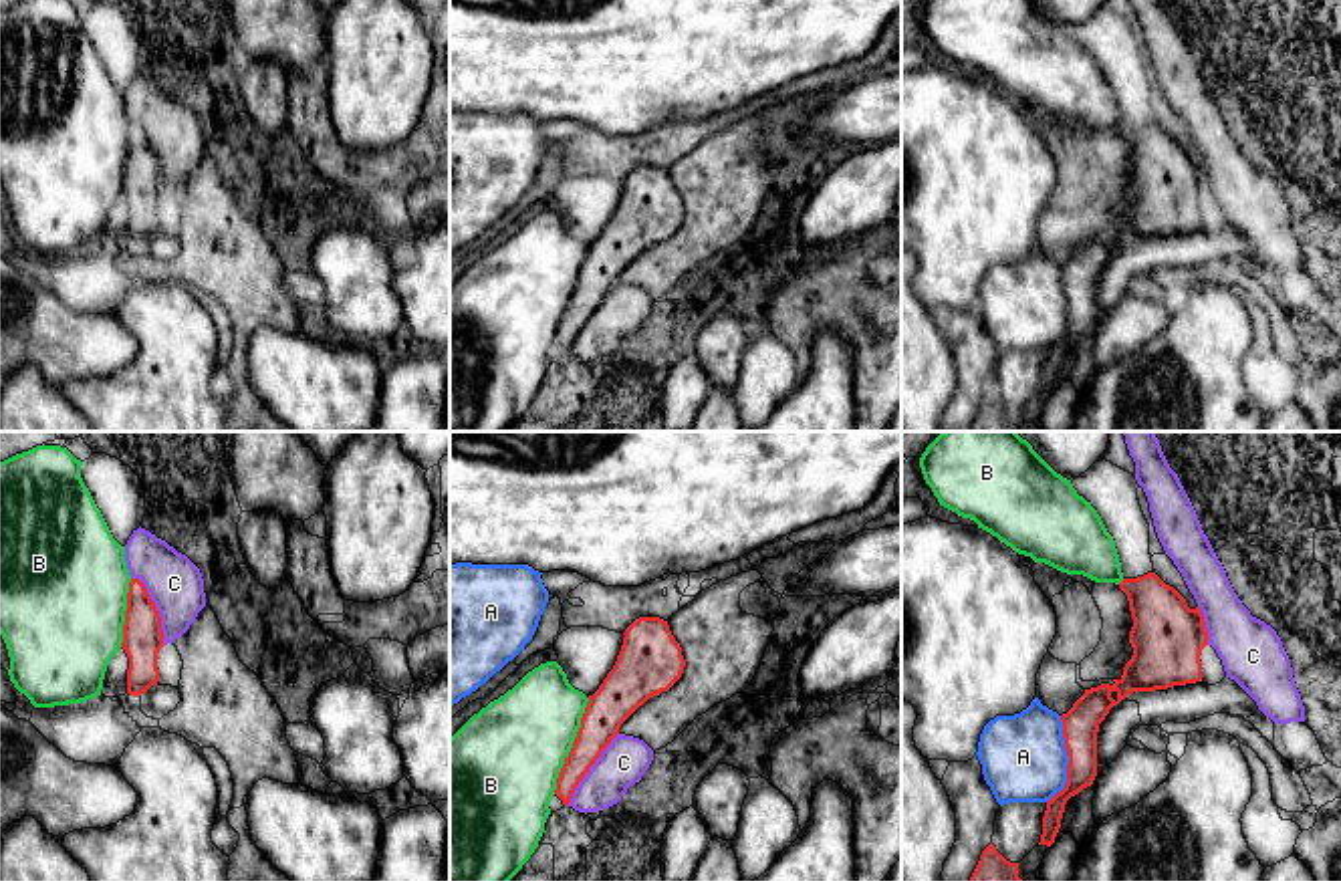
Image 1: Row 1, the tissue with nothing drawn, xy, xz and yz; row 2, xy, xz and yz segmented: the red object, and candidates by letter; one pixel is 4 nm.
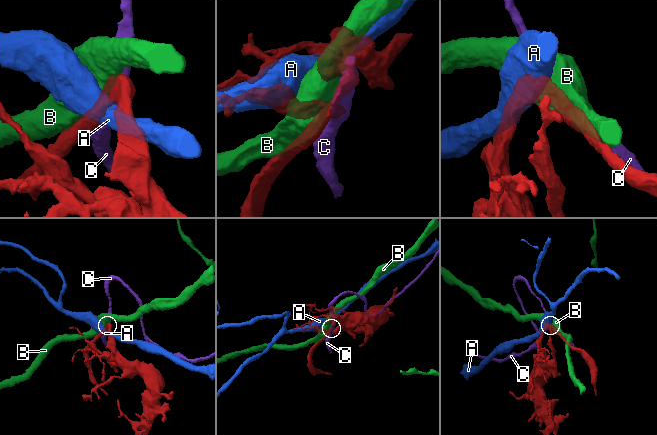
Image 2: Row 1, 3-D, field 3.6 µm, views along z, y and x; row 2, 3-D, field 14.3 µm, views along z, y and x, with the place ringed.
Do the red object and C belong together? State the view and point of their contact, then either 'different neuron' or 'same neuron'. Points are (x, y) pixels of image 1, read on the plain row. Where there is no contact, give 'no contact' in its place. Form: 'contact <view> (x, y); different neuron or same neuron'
contact xy (156, 158); same neuron

